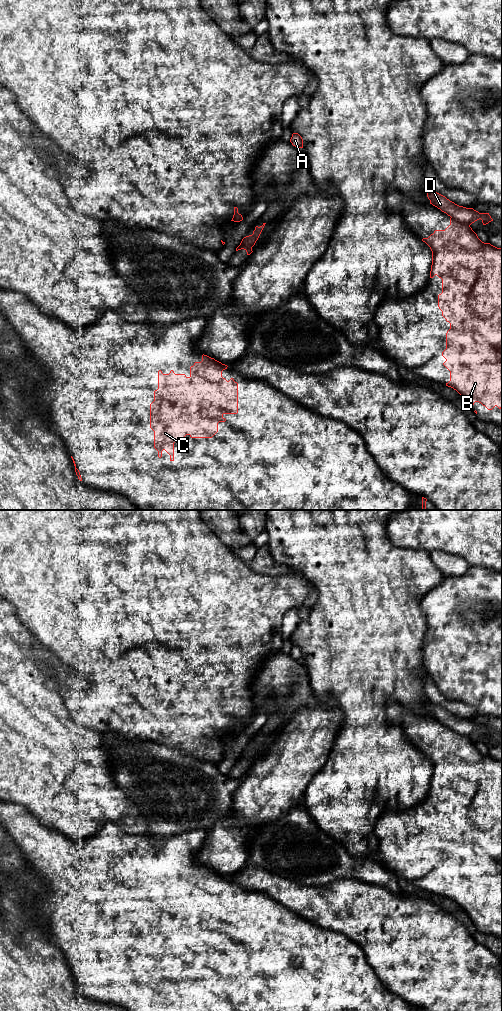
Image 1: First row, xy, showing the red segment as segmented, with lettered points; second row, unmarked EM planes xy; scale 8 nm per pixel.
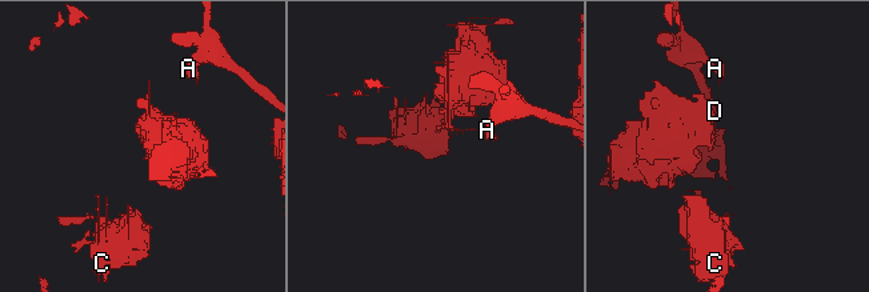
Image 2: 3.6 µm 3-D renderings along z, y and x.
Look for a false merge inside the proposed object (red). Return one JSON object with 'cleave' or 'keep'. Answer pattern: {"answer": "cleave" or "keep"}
{"answer": "cleave"}

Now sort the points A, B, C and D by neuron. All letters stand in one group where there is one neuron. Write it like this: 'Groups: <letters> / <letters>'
Groups: A C D / B

